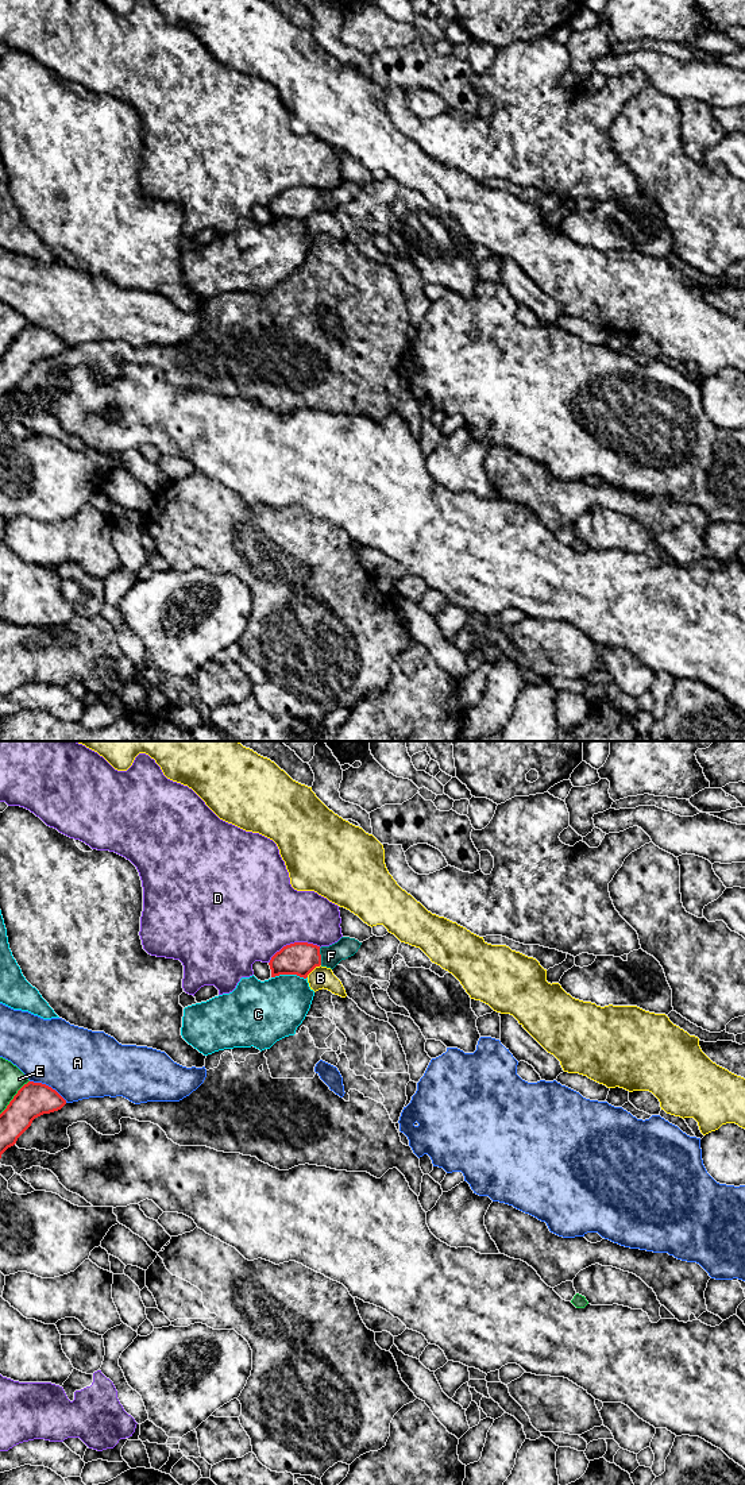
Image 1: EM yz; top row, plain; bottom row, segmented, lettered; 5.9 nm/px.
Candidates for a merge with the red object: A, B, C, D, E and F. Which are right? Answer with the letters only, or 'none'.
F

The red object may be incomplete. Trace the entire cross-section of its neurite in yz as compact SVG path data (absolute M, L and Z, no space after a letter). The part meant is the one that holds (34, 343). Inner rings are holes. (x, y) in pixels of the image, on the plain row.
M28 325L0 358L0 402L18 382L43 358L61 354L66 344L51 331Z

